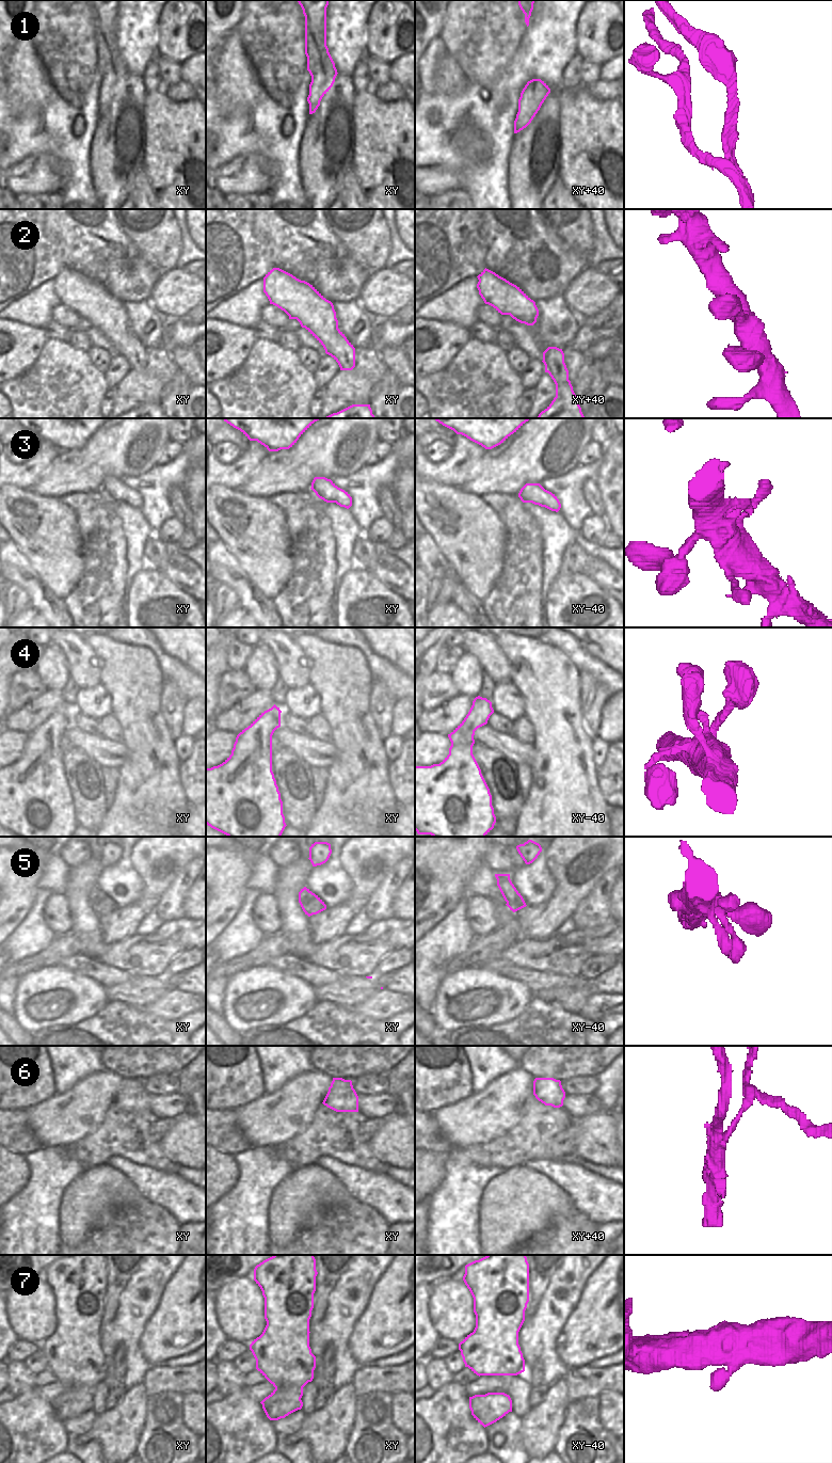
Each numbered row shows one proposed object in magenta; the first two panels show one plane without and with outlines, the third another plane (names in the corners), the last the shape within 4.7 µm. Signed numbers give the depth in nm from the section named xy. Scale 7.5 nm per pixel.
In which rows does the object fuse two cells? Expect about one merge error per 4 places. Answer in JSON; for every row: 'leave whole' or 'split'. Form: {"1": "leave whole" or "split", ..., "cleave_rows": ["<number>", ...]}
{"1": "leave whole", "2": "leave whole", "3": "leave whole", "4": "leave whole", "5": "leave whole", "6": "split", "7": "leave whole", "cleave_rows": ["6"]}

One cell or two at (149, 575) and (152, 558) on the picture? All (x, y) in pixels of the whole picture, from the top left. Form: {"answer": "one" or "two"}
{"answer": "two"}

